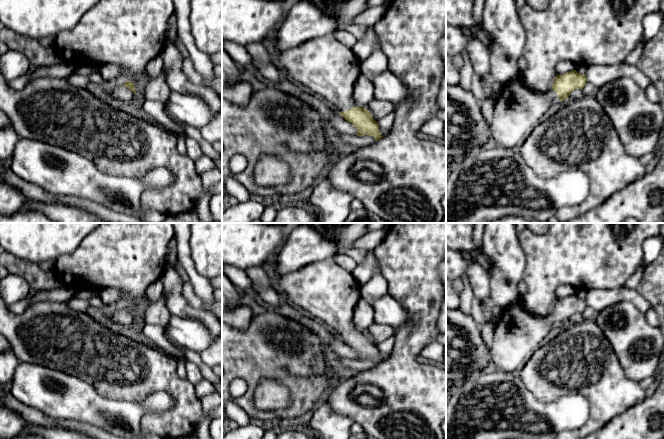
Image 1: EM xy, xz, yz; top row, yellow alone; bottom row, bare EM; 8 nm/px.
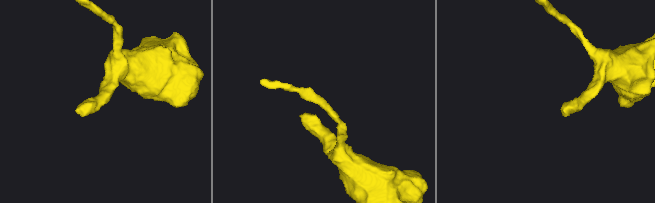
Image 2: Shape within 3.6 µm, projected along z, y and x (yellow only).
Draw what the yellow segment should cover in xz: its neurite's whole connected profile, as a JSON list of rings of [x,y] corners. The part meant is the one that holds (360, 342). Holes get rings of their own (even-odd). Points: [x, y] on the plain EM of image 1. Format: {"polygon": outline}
{"polygon": [[[333,257],[282,275],[274,284],[286,302],[335,329],[340,339],[357,353],[357,360],[370,359],[376,365],[383,362],[378,346],[353,323],[361,285]]]}

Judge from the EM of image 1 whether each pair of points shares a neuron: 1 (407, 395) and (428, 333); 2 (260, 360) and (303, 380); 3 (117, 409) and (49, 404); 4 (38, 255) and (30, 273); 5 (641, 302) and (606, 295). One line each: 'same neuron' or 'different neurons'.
1: same neuron
2: same neuron
3: same neuron
4: different neurons
5: same neuron

